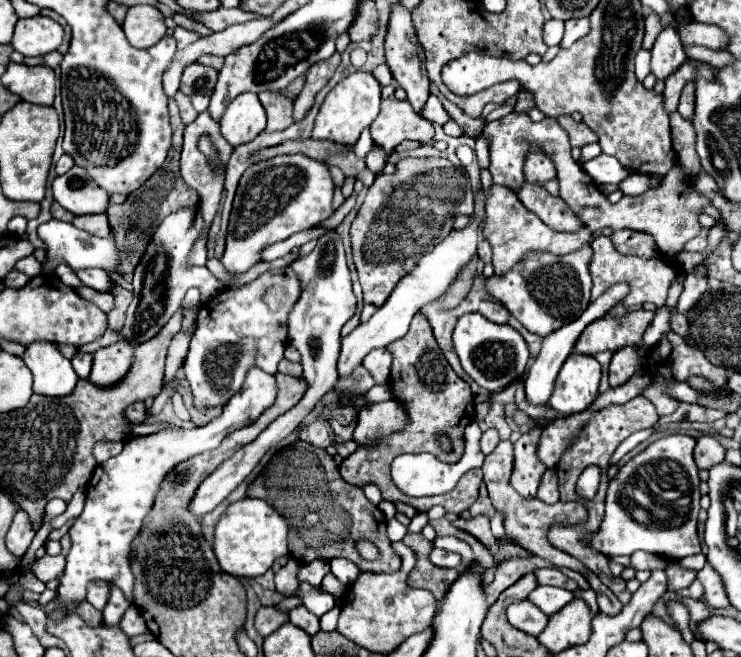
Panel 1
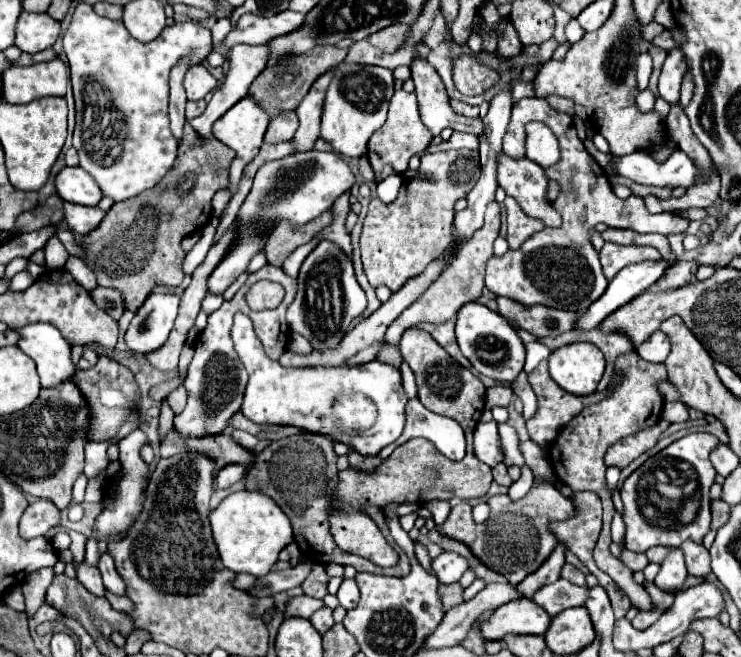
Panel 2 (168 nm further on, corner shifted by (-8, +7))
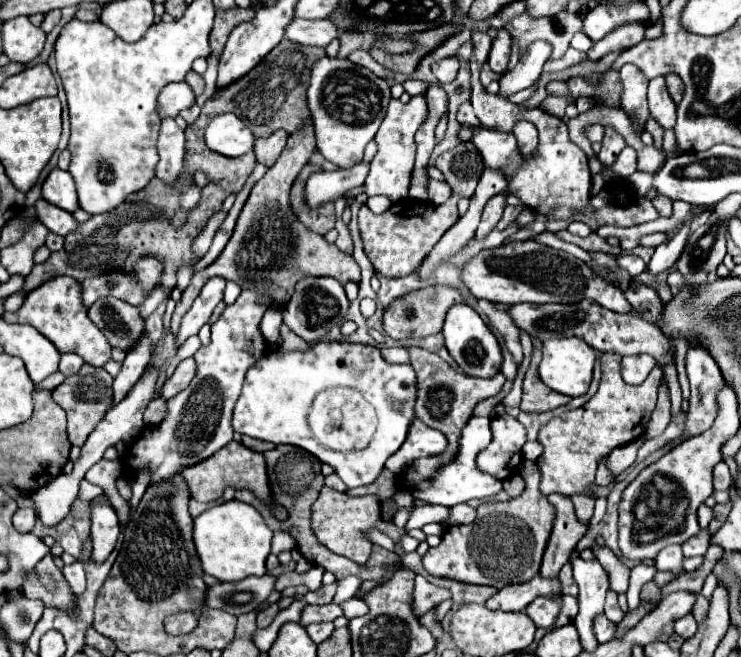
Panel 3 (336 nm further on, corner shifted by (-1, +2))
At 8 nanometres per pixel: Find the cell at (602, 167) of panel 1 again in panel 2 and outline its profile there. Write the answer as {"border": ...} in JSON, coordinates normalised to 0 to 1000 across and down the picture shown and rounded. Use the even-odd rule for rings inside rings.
{"border":[[[912,225],[907,237],[893,250],[880,244],[874,231],[853,231],[848,237],[826,237],[821,256],[837,268],[874,283],[928,286],[945,271],[942,256],[923,231],[918,231],[918,225]]]}

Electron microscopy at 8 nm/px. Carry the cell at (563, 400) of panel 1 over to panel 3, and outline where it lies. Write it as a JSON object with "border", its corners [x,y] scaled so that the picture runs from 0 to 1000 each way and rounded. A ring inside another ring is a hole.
{"border":[[[760,513],[760,516],[741,516],[733,519],[733,546],[727,553],[727,574],[730,580],[744,589],[752,598],[760,598],[765,604],[781,604],[787,598],[792,598],[795,583],[798,583],[798,571],[800,571],[800,556],[806,546],[806,534],[800,528],[795,528],[789,519],[779,516],[779,513]]]}

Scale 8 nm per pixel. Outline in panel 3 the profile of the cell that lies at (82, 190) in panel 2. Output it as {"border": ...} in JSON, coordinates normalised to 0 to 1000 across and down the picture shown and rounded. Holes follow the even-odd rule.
{"border":[[[72,257],[58,279],[58,303],[66,306],[69,312],[77,312],[77,315],[93,321],[93,324],[107,318],[101,279],[99,279],[96,263],[82,260],[82,257]]]}

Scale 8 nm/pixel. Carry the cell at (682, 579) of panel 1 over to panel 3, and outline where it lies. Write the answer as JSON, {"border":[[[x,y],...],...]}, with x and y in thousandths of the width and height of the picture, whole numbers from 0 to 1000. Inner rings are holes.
{"border":[[[949,805],[941,817],[933,817],[930,823],[924,823],[924,830],[919,830],[922,845],[924,848],[949,848],[951,839],[957,836],[957,820],[960,820],[960,811]]]}

